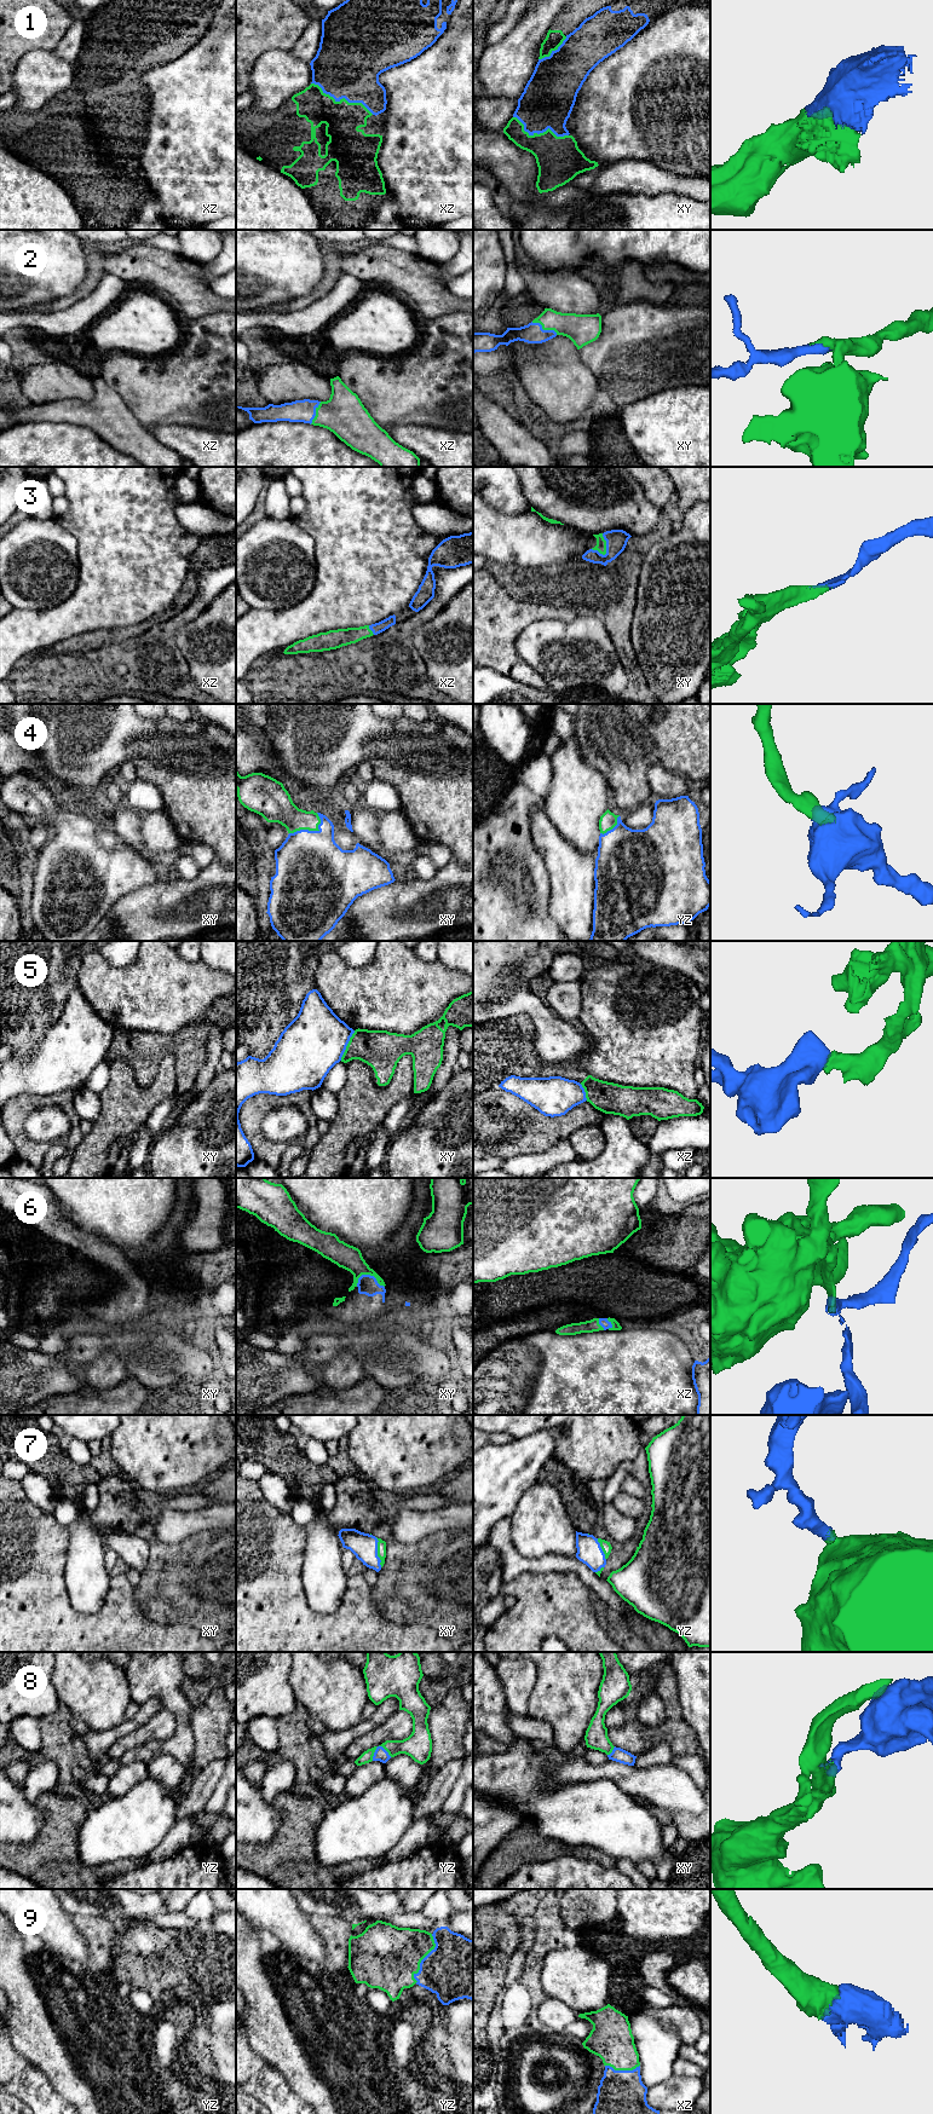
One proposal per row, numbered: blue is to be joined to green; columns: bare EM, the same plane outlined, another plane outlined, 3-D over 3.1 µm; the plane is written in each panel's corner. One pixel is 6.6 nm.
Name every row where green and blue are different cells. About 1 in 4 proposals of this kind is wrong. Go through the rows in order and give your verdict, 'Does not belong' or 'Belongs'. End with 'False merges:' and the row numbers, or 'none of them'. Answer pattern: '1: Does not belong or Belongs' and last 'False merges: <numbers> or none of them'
1: Belongs
2: Belongs
3: Belongs
4: Belongs
5: Does not belong
6: Belongs
7: Belongs
8: Belongs
9: Belongs
False merges: 5

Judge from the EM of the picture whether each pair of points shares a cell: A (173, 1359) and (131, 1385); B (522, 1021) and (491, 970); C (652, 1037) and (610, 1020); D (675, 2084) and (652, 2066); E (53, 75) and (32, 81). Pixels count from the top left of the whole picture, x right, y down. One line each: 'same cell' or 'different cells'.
A: different cells
B: different cells
C: same cell
D: different cells
E: same cell

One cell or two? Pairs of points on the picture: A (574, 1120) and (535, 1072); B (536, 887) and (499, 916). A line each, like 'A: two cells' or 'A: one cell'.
A: two cells
B: one cell

